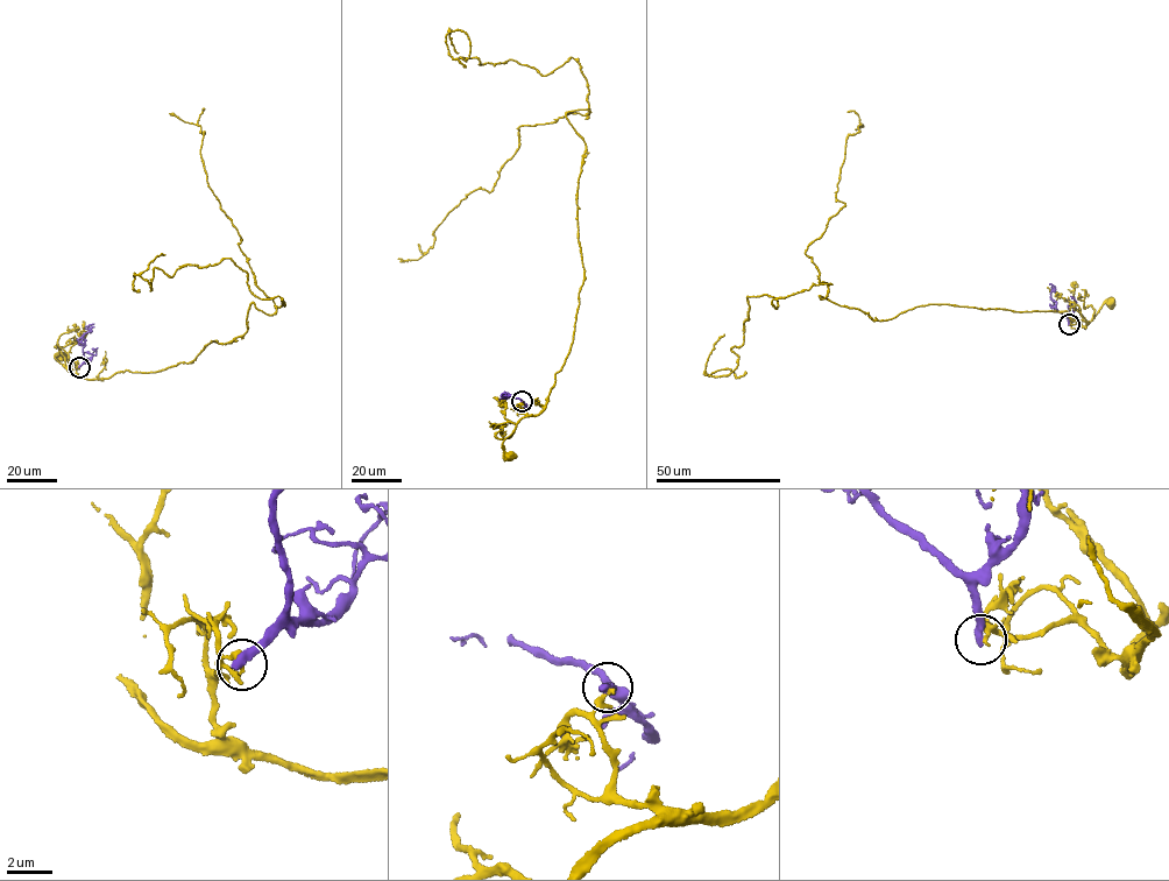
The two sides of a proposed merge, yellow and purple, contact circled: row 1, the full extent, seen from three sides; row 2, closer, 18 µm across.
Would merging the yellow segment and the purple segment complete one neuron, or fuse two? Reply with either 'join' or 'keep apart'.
keep apart

